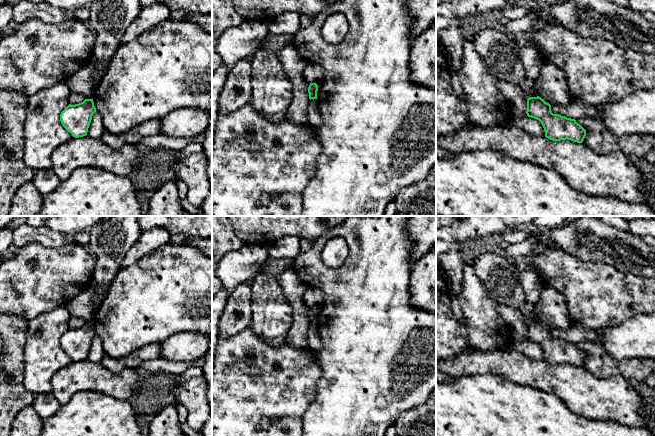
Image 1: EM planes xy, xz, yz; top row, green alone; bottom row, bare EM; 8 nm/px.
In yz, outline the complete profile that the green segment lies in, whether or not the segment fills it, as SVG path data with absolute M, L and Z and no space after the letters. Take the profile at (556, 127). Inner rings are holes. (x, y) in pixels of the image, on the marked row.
M539 96L527 99L526 114L528 117L541 122L545 131L545 137L550 140L560 141L568 139L582 143L586 136L586 130L575 119L553 114L551 105Z

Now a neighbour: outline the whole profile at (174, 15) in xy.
M171 11L169 19L172 21L188 21L189 13L184 11Z

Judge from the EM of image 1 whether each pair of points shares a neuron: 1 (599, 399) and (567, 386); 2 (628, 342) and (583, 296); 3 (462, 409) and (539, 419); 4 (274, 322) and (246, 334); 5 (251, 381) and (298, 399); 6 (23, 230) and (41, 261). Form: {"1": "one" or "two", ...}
{"1": "one", "2": "two", "3": "one", "4": "two", "5": "one", "6": "two"}

